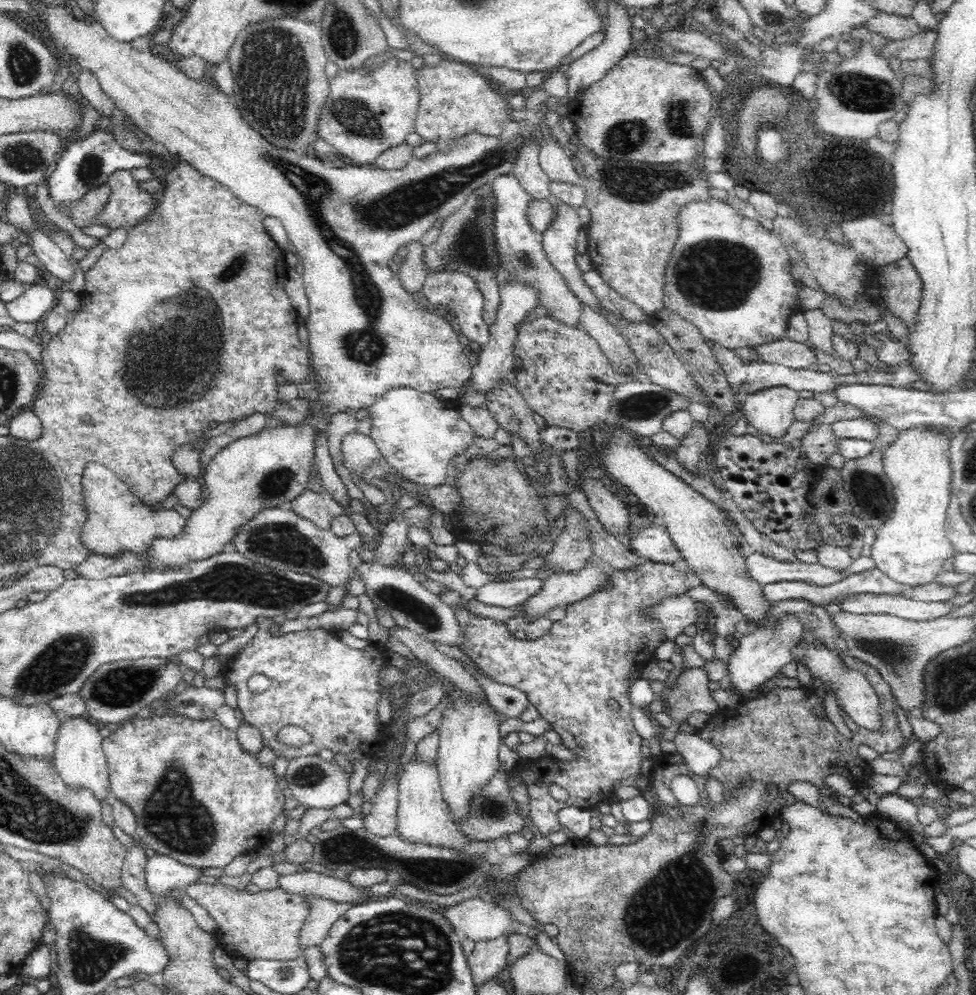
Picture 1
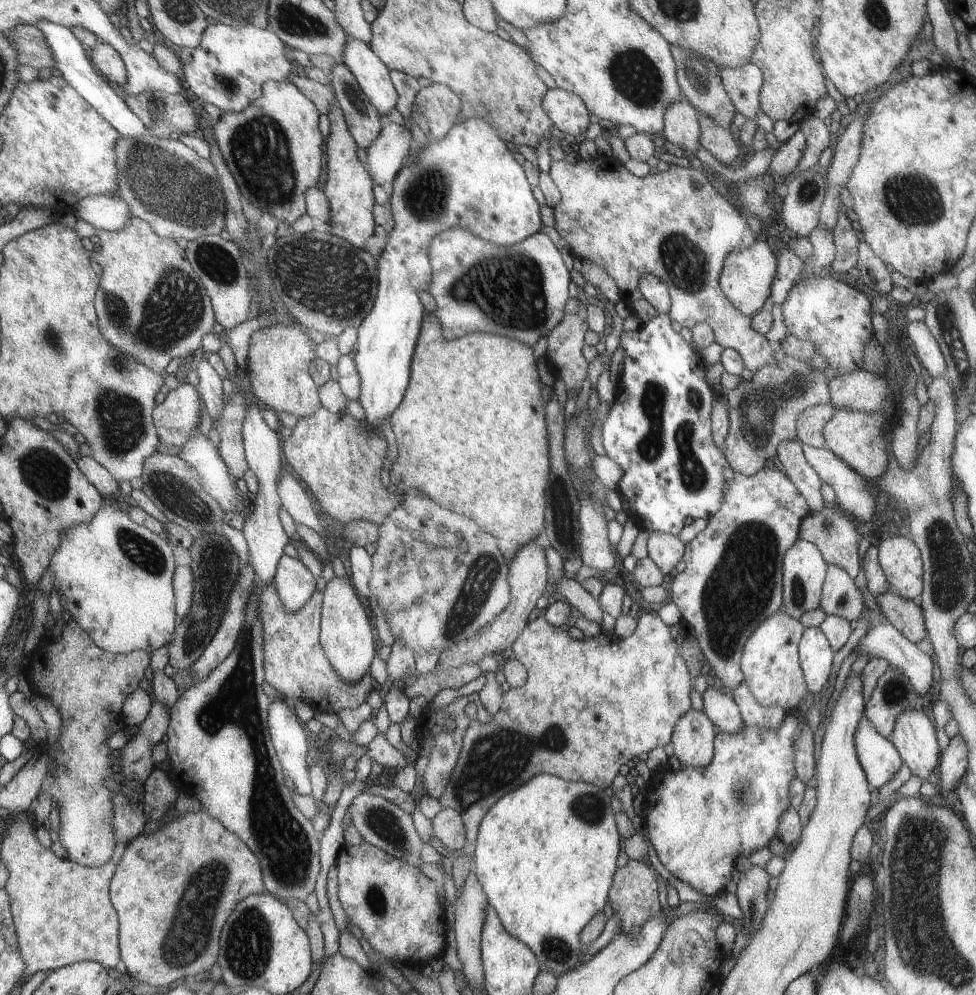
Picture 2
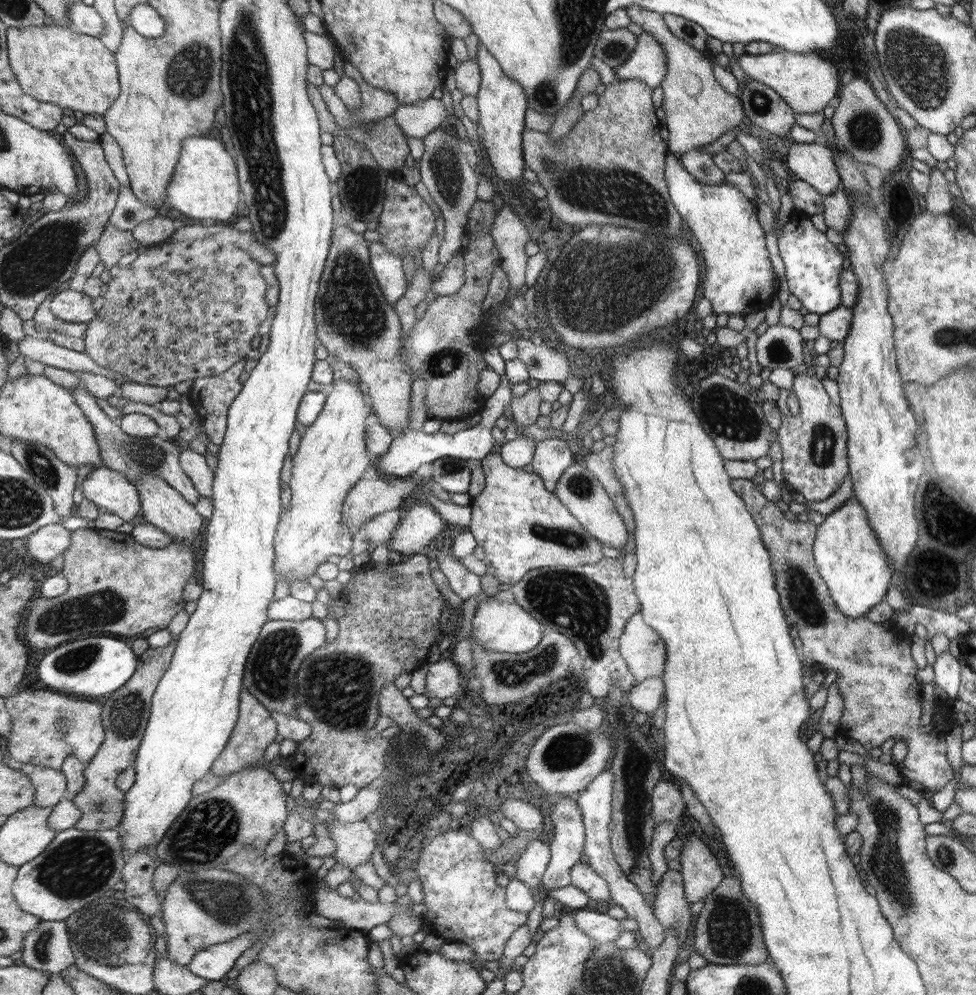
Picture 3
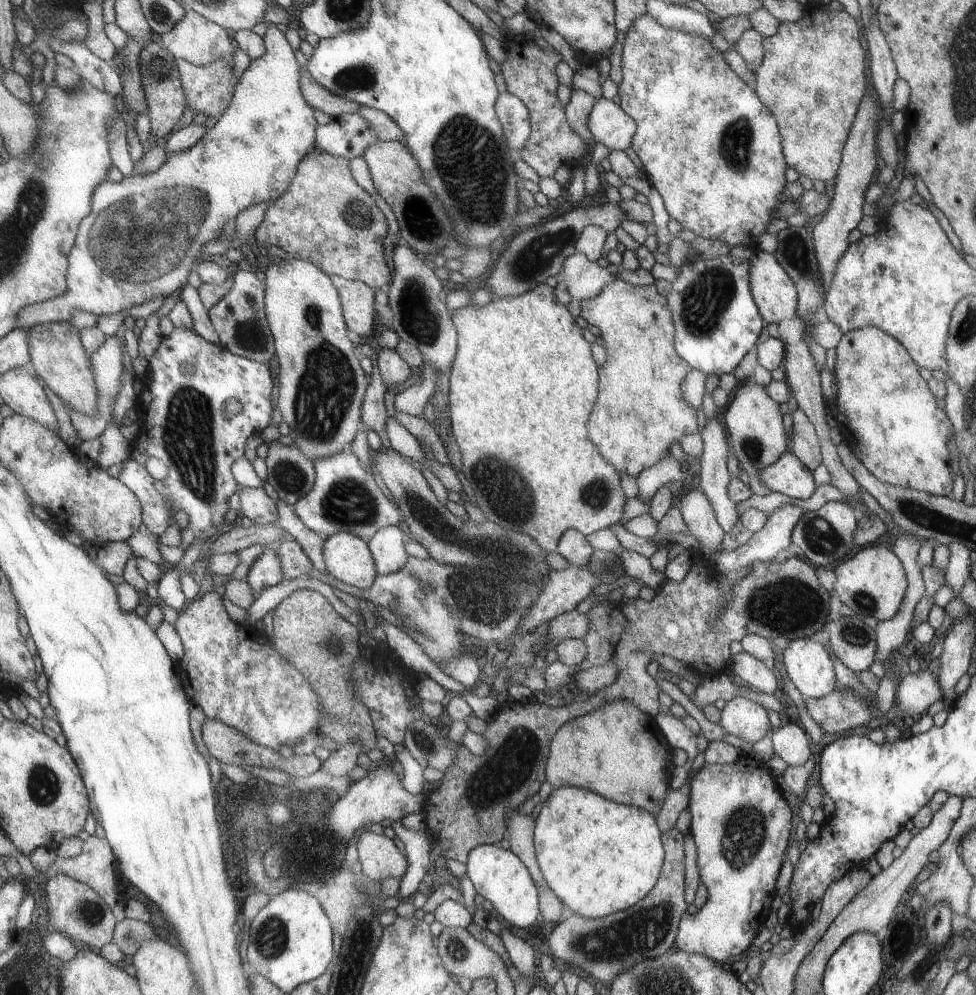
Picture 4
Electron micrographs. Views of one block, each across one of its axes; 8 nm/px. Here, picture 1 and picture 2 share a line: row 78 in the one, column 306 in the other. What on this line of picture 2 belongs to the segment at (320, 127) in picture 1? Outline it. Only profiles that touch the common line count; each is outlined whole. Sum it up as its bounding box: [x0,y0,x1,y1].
[244,324,320,419]

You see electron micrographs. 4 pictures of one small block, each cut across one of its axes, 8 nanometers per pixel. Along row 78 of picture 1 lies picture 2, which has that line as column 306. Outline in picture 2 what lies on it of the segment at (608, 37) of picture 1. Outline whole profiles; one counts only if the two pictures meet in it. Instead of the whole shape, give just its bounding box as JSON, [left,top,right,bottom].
[274,554,318,612]

